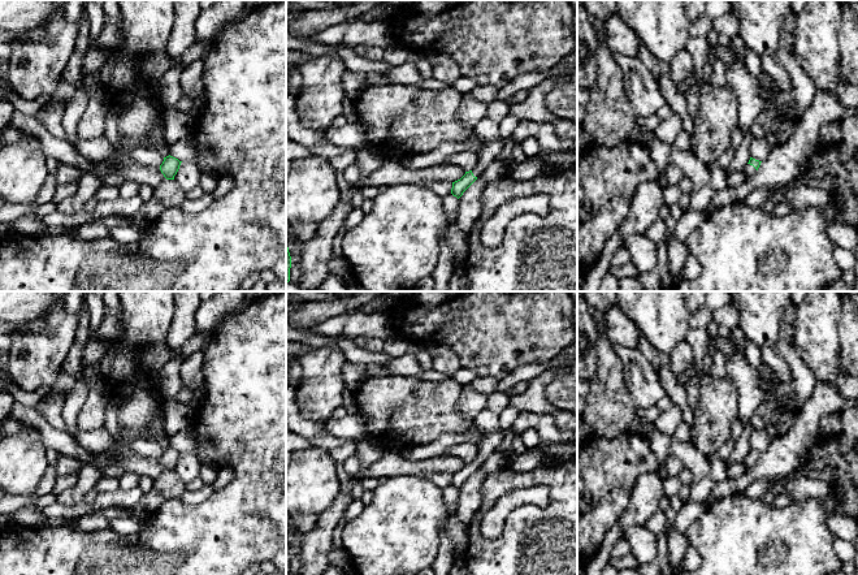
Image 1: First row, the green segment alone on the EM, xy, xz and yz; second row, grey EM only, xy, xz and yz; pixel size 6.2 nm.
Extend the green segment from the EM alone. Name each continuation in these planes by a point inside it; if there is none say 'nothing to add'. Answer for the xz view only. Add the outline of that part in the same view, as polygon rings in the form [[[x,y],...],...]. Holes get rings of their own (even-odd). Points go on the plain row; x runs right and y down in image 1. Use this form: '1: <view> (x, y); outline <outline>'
nothing to add

